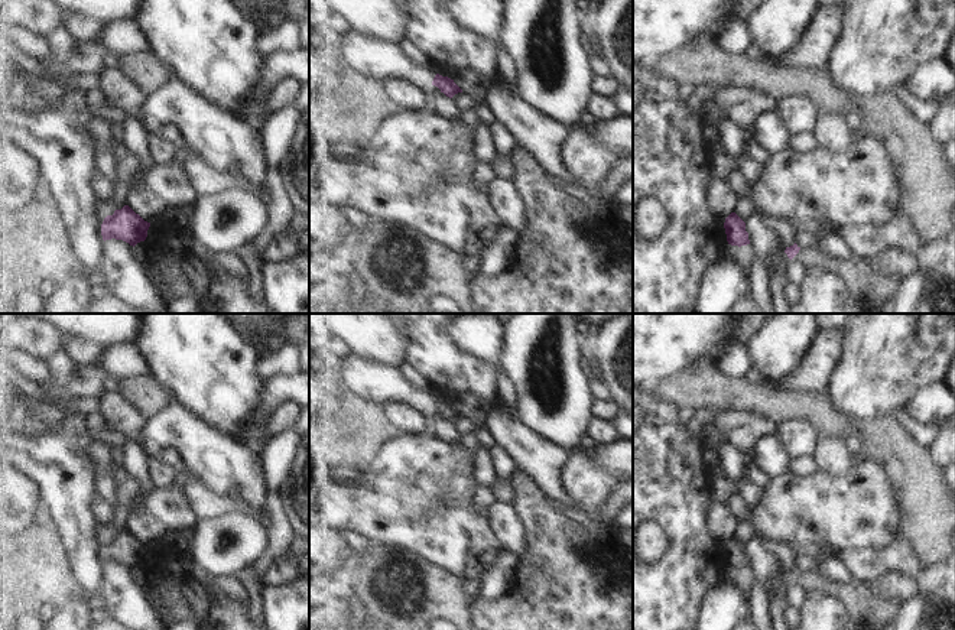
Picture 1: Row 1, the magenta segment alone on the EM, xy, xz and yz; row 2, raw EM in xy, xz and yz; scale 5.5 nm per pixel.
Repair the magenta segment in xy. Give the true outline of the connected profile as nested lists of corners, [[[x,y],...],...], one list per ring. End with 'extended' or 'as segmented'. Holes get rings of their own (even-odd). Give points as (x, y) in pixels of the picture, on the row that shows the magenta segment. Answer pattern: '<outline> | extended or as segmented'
[[[129,205],[116,210],[113,215],[107,215],[101,224],[103,240],[123,240],[130,246],[144,241],[150,223],[144,221]]] | as segmented

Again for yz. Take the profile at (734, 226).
[[[735,212],[725,218],[724,228],[728,244],[738,247],[750,244],[746,223]]] | as segmented

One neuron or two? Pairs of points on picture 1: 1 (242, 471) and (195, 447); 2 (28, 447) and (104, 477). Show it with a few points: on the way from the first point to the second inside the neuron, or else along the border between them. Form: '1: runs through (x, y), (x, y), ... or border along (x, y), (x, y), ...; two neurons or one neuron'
1: runs through (230, 467), (207, 451); one neuron
2: border along (85, 444), (85, 451), (96, 470), (97, 494); two neurons

